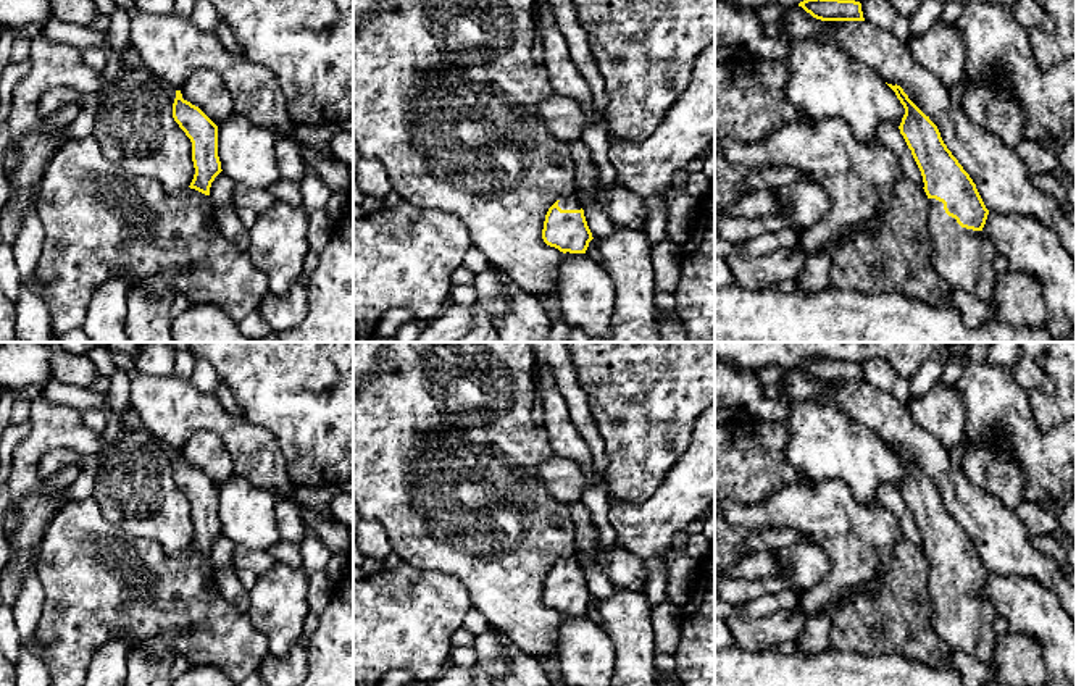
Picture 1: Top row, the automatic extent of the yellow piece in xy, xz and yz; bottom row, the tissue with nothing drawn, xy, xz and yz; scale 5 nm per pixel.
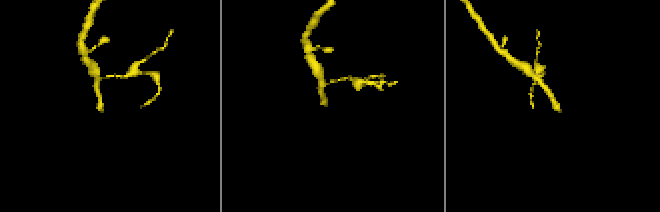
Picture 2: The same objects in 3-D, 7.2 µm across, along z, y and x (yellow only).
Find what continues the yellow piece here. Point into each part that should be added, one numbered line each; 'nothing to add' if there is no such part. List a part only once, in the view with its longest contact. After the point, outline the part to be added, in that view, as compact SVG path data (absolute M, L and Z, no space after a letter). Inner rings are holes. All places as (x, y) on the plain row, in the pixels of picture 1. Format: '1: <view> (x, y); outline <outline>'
1: yz (963, 619); outline M929 560L928 588L932 597L932 628L936 636L945 641L950 649L963 650L982 663L994 665L997 634L992 631L992 621L997 612L992 602L982 592L961 589L955 579L945 575L944 565L936 560Z

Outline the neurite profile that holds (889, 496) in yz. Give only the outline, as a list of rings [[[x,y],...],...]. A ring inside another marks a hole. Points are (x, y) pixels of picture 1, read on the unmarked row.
[[[882,483],[878,487],[878,500],[897,517],[903,529],[903,538],[923,550],[924,544],[921,533],[903,497],[900,496],[900,491],[890,483]]]

